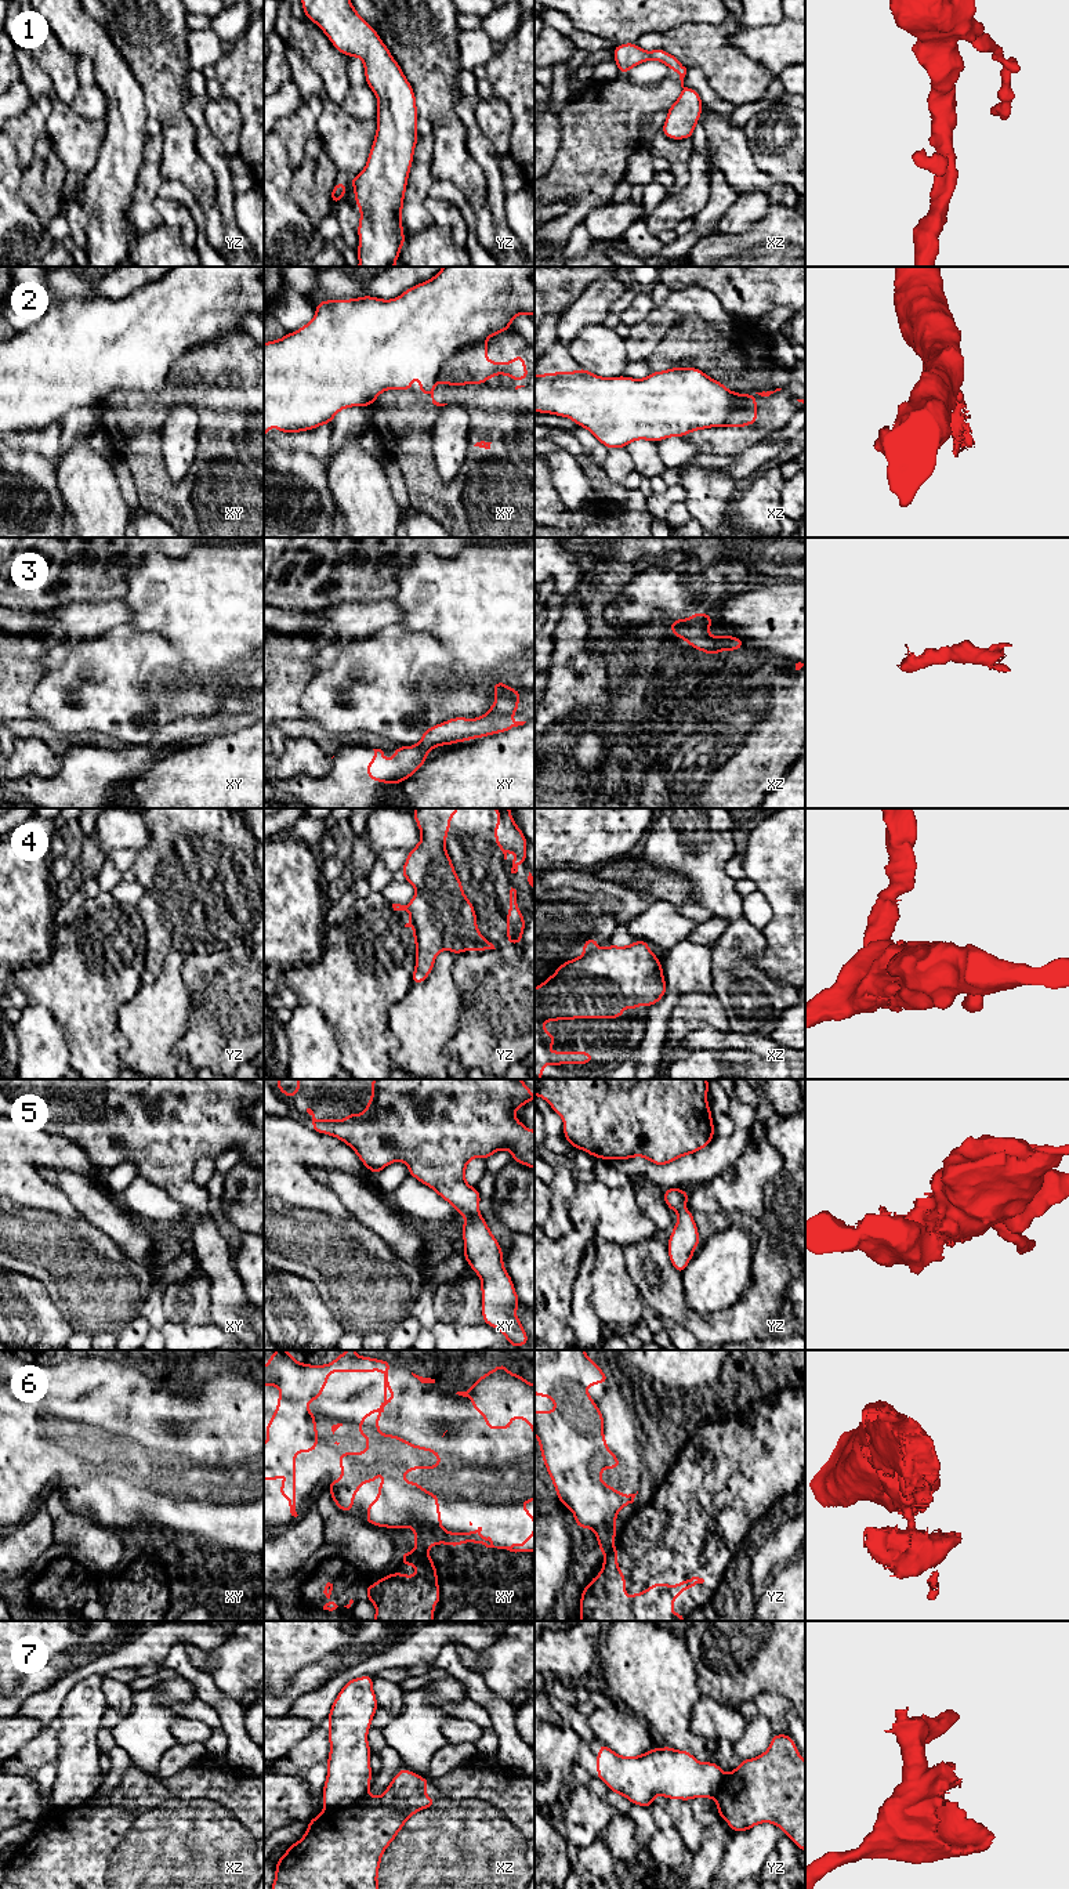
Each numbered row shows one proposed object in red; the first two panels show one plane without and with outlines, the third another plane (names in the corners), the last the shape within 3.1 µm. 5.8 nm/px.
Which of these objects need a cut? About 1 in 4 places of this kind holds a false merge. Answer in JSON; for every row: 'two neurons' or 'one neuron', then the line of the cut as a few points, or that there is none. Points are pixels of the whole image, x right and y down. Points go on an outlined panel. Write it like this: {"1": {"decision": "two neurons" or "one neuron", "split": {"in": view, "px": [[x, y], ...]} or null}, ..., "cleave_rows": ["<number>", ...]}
{"1": {"decision": "two neurons", "split": {"in": "yz", "px": [[357, 180], [354, 184]]}}, "2": {"decision": "two neurons", "split": {"in": "xy", "px": [[485, 337], [459, 348], [442, 365], [437, 380]]}}, "3": {"decision": "one neuron", "split": null}, "4": {"decision": "two neurons", "split": {"in": "xz", "px": [[594, 950], [582, 956]]}}, "5": {"decision": "one neuron", "split": null}, "6": {"decision": "two neurons", "split": {"in": "xy", "px": [[416, 1549], [426, 1552]]}}, "7": {"decision": "two neurons", "split": {"in": "xz", "px": [[368, 1792], [350, 1806], [325, 1809]]}}, "cleave_rows": ["1", "2", "4", "6", "7"]}

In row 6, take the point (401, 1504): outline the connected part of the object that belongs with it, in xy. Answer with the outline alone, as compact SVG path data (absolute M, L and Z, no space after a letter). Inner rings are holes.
M276 1350L268 1358L269 1363L264 1367L264 1386L278 1386L280 1396L276 1398L279 1407L273 1409L273 1418L265 1423L268 1440L264 1444L264 1480L279 1480L282 1470L289 1473L289 1477L283 1480L279 1494L289 1499L291 1516L298 1516L296 1512L296 1454L314 1452L318 1447L316 1418L308 1409L308 1403L322 1397L322 1390L326 1387L330 1372L374 1372L378 1369L384 1374L384 1400L378 1408L363 1415L358 1425L358 1433L367 1437L367 1450L365 1452L340 1452L338 1466L343 1470L343 1476L337 1481L327 1481L329 1492L337 1508L351 1513L354 1497L359 1492L359 1485L362 1483L374 1483L376 1474L380 1473L385 1480L378 1485L377 1499L367 1503L367 1517L363 1523L387 1528L413 1527L416 1550L427 1552L438 1544L459 1546L465 1542L474 1542L482 1544L486 1548L507 1549L515 1553L534 1552L534 1497L519 1503L525 1509L525 1515L533 1517L533 1535L526 1537L523 1545L494 1546L490 1537L483 1538L481 1535L482 1527L464 1534L446 1531L441 1526L442 1516L438 1509L438 1495L427 1492L423 1485L414 1481L402 1480L402 1476L413 1469L438 1469L442 1459L434 1448L413 1445L399 1436L383 1434L378 1430L378 1418L383 1415L384 1407L389 1405L395 1398L392 1386L388 1382L391 1363L372 1357L359 1357L355 1350L347 1350L344 1354L338 1354L333 1363L323 1365L301 1364L293 1357L293 1353L286 1350Z

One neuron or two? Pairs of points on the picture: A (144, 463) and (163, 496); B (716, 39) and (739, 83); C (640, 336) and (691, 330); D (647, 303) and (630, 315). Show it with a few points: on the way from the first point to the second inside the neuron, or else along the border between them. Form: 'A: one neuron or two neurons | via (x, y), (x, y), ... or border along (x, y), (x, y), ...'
A: one neuron | via (147, 471), (155, 488)
B: one neuron | via (716, 50), (716, 55), (729, 72)
C: two neurons | border along (681, 318), (669, 329), (665, 337)
D: one neuron | via (642, 306), (634, 314)

